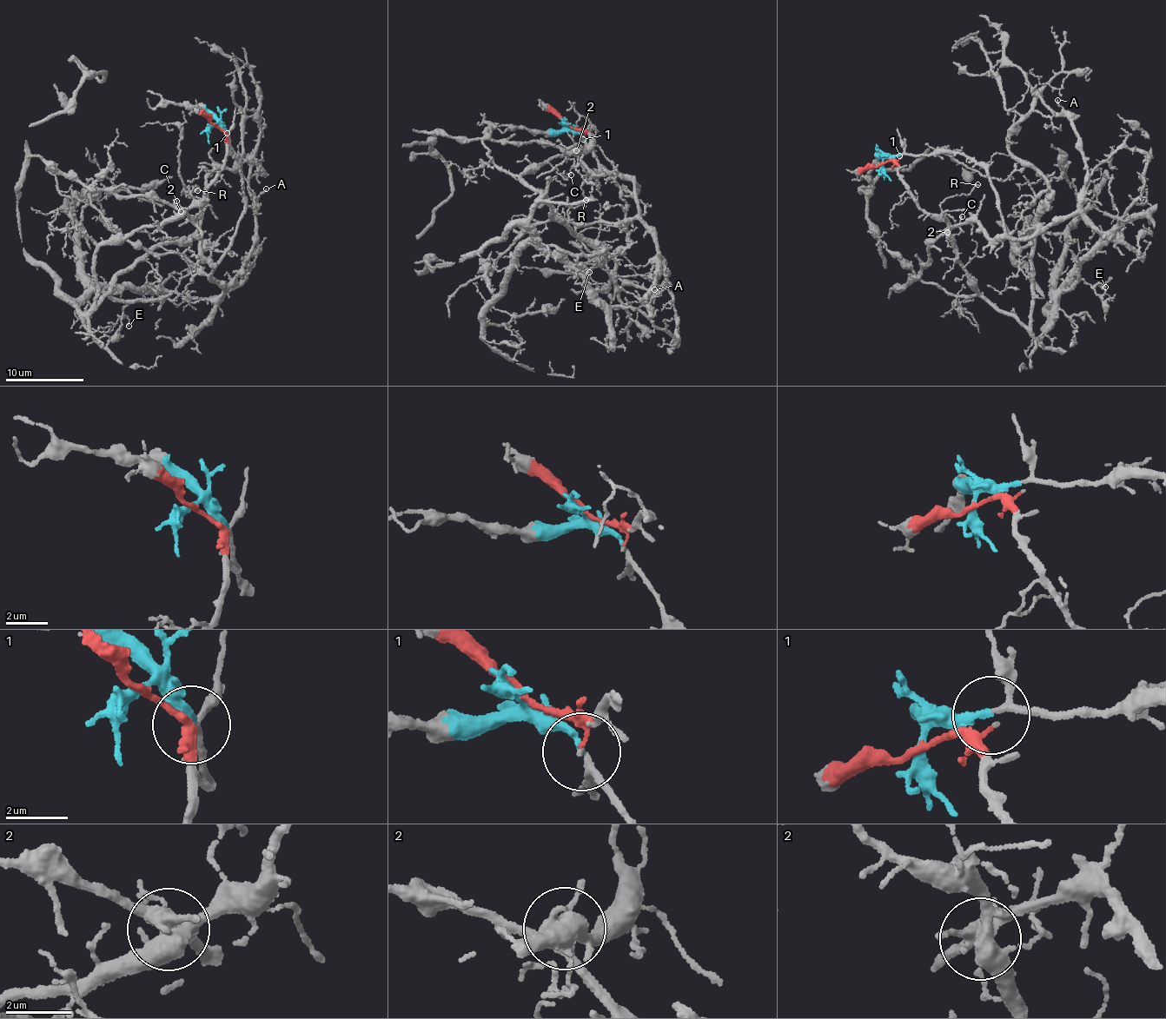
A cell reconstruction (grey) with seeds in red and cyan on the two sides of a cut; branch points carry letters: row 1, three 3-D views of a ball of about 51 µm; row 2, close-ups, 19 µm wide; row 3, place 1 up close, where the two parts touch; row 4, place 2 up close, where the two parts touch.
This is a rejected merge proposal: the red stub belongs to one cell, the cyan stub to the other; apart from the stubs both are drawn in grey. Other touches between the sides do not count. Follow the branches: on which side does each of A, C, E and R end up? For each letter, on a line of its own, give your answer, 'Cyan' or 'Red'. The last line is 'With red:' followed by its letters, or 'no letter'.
A: Cyan
C: Red
E: Red
R: Red
With red: C, E, R

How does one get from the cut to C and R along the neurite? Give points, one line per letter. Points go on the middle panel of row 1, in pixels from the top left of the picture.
C: (567, 123), (587, 130), (592, 123), (595, 127), (589, 130), (589, 148), (578, 154), (570, 175)
R: (567, 123), (587, 130), (592, 123), (595, 127), (589, 130), (590, 146), (579, 156), (586, 200)

